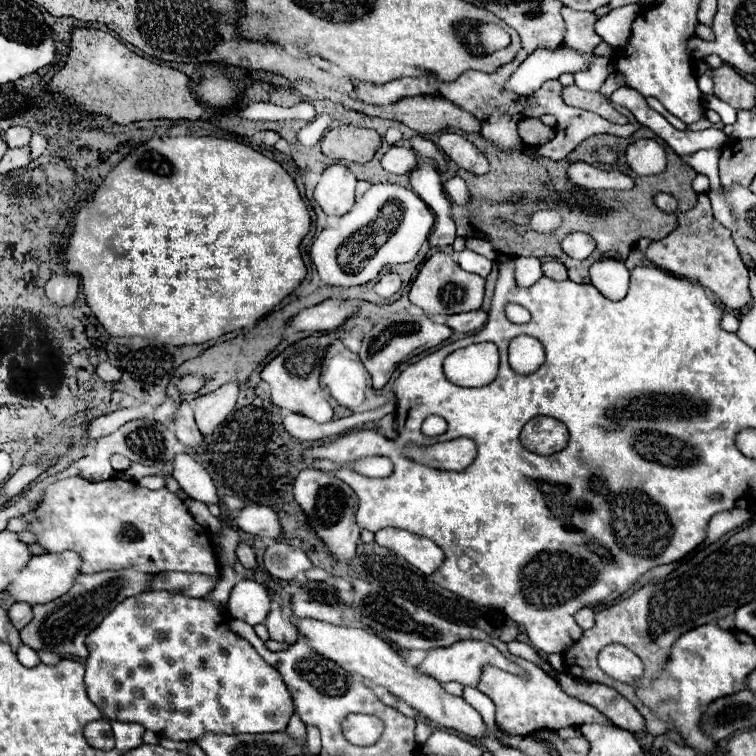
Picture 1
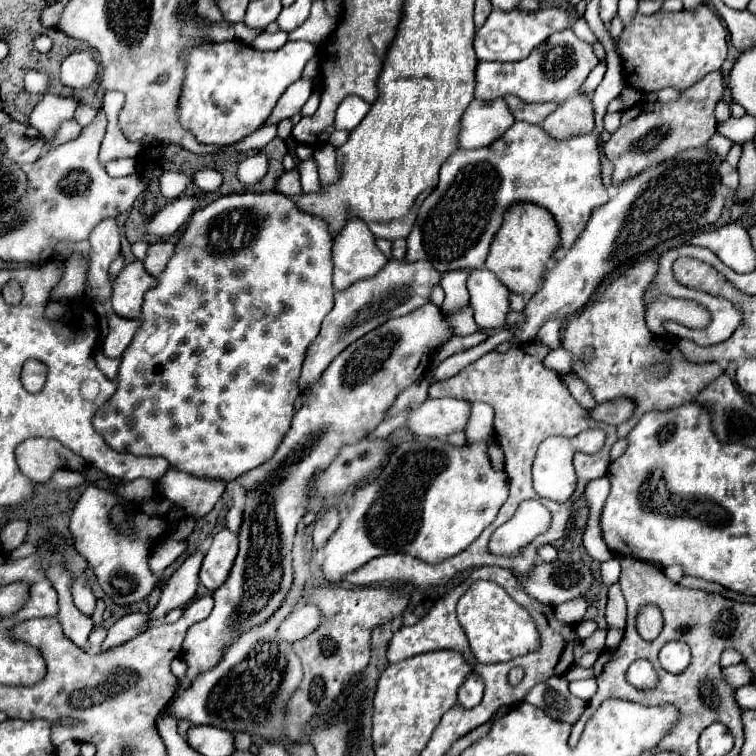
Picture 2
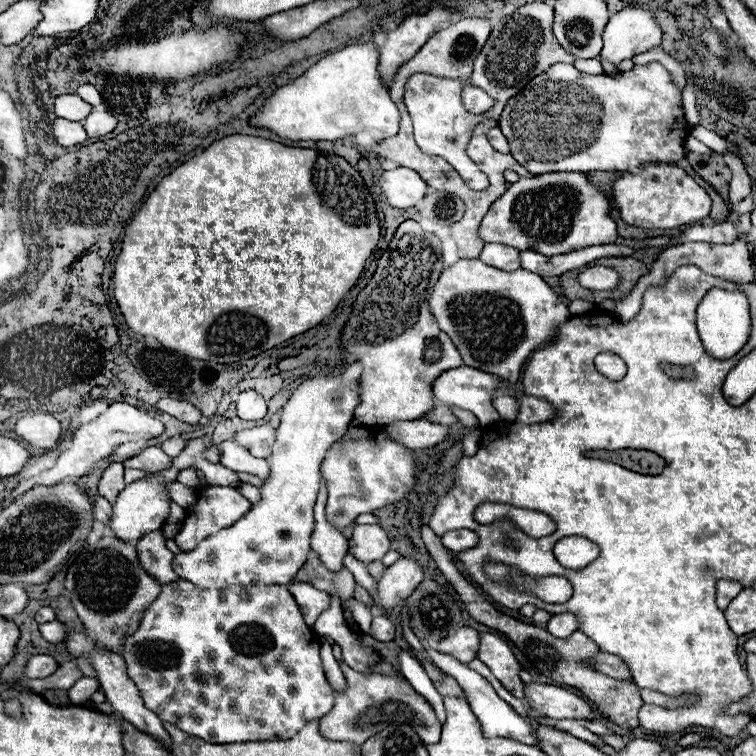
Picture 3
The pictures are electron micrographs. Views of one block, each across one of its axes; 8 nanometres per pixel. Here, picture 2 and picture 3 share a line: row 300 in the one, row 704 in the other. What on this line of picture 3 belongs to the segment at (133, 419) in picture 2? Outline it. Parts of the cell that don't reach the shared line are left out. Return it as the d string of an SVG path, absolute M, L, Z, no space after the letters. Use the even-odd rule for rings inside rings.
M176 580L170 584L164 584L158 598L148 606L148 610L142 614L138 630L124 640L124 652L122 658L126 662L126 670L130 678L136 682L140 696L144 700L144 706L160 716L164 722L172 722L182 732L202 738L210 744L236 744L236 742L264 742L264 740L288 740L304 724L310 720L316 720L330 712L334 706L334 690L326 682L322 662L320 662L320 646L314 636L314 632L304 624L302 614L298 610L298 604L294 596L288 592L286 586L270 584L270 586L250 586L250 588L226 588L226 590L204 590L198 588L186 580Z

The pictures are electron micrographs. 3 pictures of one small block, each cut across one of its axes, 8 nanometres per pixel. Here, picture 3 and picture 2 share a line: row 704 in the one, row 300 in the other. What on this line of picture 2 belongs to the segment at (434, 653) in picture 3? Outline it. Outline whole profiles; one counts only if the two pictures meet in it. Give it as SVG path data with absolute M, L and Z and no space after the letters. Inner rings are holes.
M488 268L470 270L468 292L474 320L482 330L506 326L506 316L510 312L510 290Z

